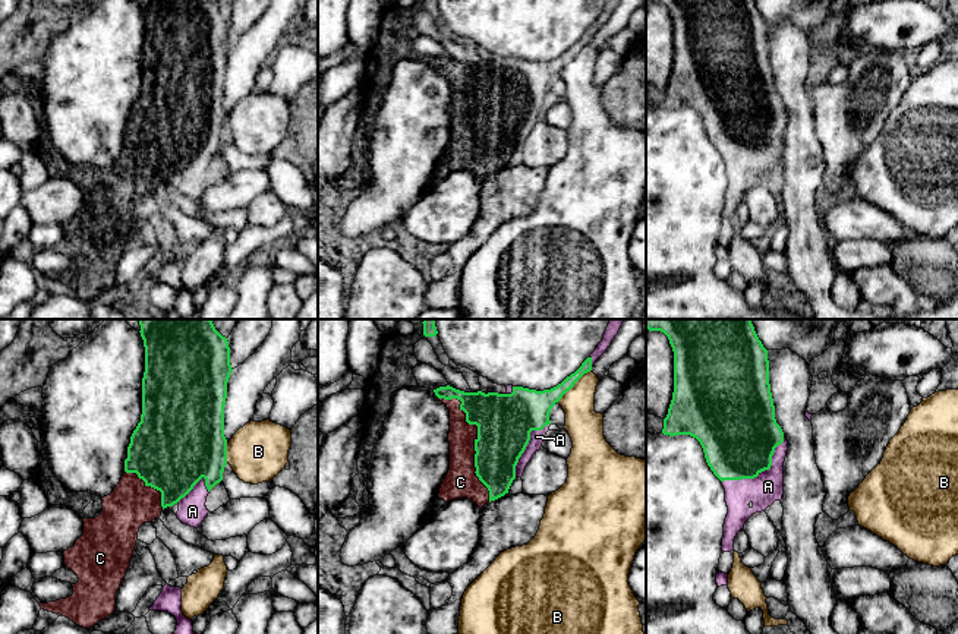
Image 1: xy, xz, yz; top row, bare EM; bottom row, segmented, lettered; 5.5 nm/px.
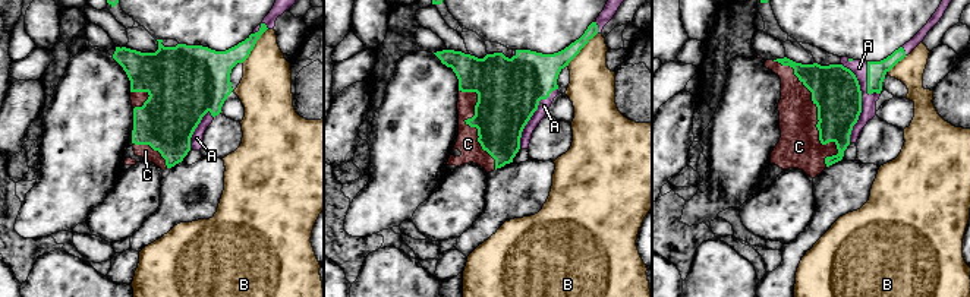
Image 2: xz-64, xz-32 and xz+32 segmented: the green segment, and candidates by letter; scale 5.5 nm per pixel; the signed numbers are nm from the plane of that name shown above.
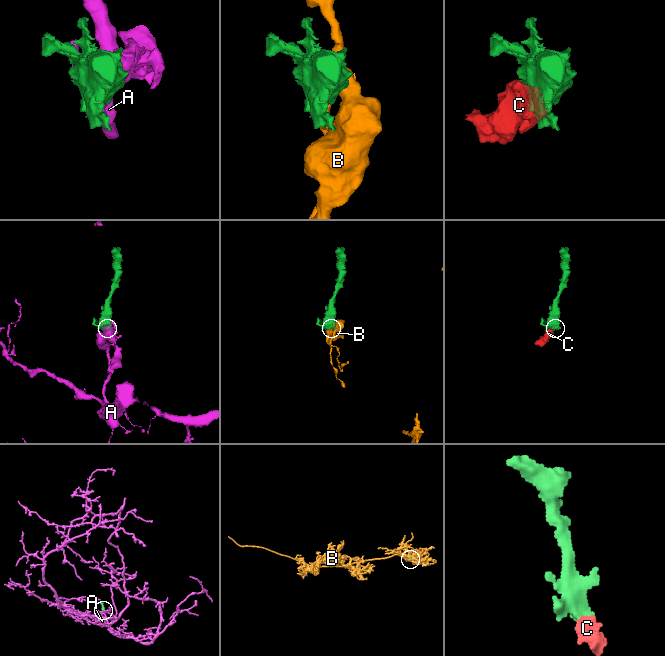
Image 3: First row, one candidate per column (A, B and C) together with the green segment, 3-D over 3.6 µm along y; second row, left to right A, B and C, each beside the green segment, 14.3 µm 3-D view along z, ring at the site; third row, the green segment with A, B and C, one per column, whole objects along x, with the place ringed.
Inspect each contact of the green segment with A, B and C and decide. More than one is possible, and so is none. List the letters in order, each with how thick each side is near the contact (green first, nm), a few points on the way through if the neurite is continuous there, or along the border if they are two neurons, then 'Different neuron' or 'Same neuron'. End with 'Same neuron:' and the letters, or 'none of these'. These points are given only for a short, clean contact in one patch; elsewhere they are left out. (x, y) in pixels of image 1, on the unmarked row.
A: Thickness 440 nm (green) against 170 nm. Different neuron
B: Thickness 190 nm (green) against 200 nm. Different neuron
C: Thickness 300 nm (green) against 170 nm. Same neuron
Same neuron: C

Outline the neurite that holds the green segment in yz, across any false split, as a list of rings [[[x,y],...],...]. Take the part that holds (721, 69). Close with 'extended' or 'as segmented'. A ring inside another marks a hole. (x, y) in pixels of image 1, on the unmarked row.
[[[647,0],[664,4],[674,23],[674,64],[664,107],[696,110],[721,152],[754,151],[772,138],[784,104],[775,91],[768,22],[754,0]]] | as segmented

